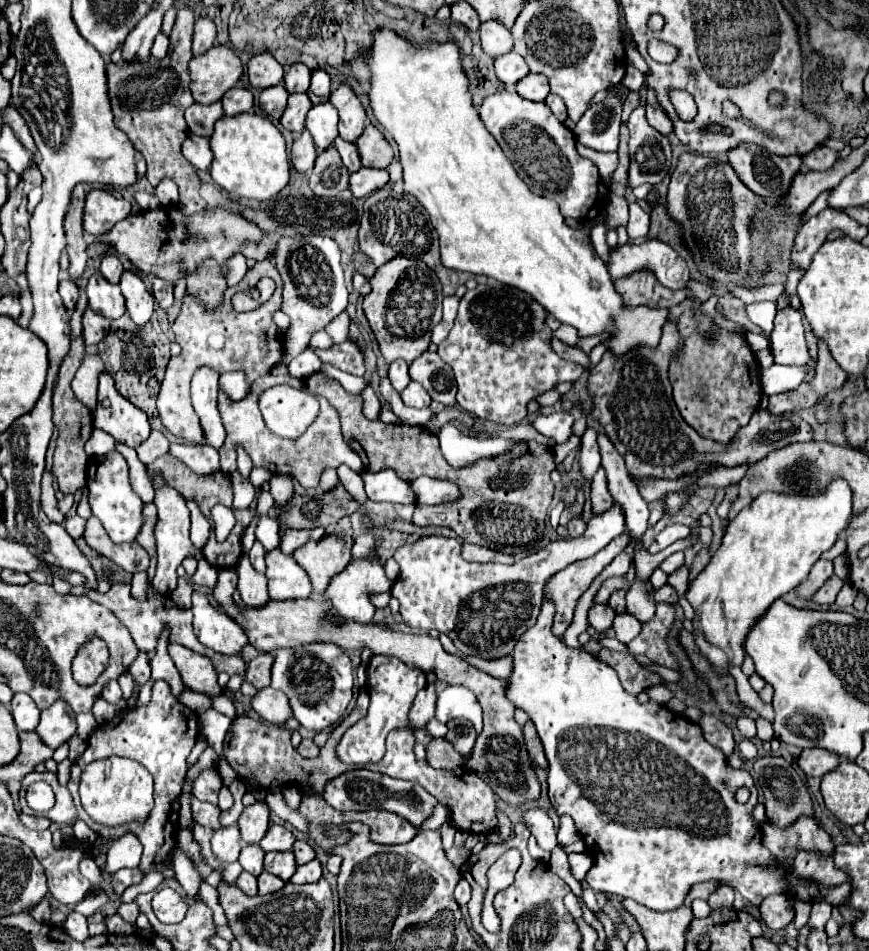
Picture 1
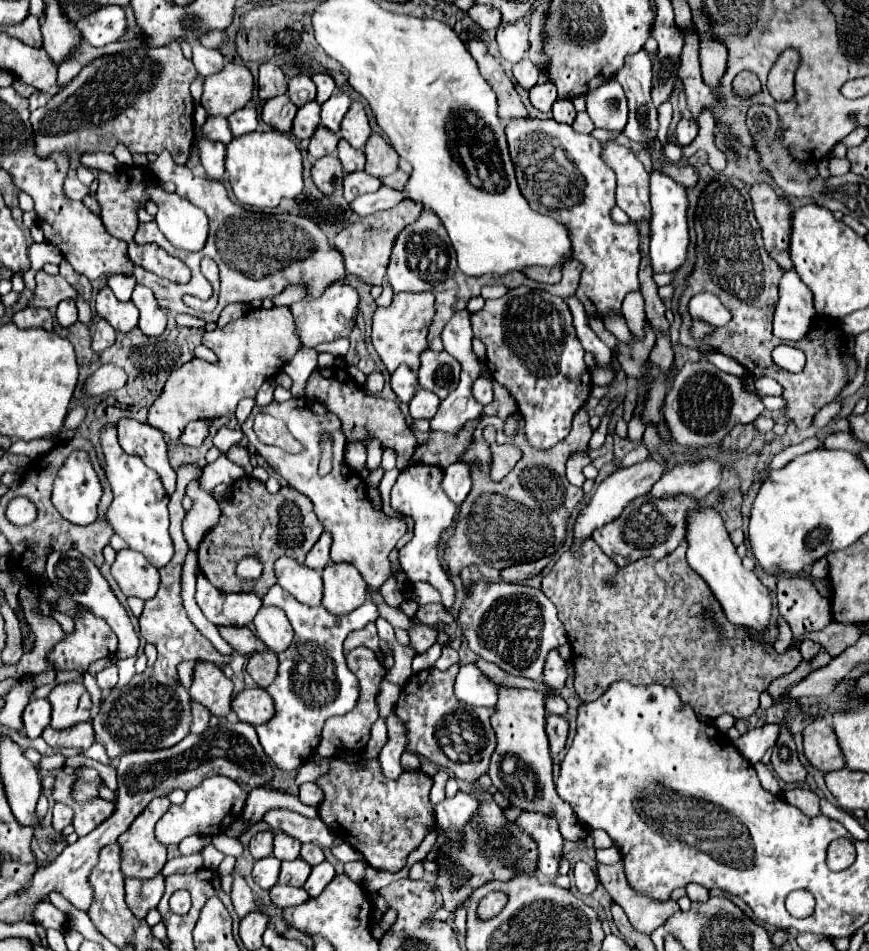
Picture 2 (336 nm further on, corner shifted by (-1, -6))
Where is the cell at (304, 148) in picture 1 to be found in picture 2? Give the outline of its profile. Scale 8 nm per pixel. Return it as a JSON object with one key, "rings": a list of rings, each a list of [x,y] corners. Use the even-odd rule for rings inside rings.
{"rings":[[[319,126],[319,128],[315,130],[315,134],[311,136],[311,140],[309,140],[307,154],[309,154],[311,158],[323,158],[323,156],[335,152],[337,142],[339,142],[337,134],[333,134],[333,132],[329,132],[327,128]]]}

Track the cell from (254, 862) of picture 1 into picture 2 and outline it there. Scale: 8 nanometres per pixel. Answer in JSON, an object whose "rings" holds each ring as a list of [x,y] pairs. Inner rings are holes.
{"rings":[[[267,856],[255,862],[253,866],[253,880],[257,886],[261,886],[263,890],[269,890],[277,884],[279,878],[279,860],[275,856]]]}

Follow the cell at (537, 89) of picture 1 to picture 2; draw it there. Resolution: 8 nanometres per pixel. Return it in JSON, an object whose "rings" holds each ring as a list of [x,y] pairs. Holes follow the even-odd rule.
{"rings":[[[539,82],[529,90],[531,104],[541,112],[551,112],[553,102],[557,100],[557,90],[549,82]]]}

